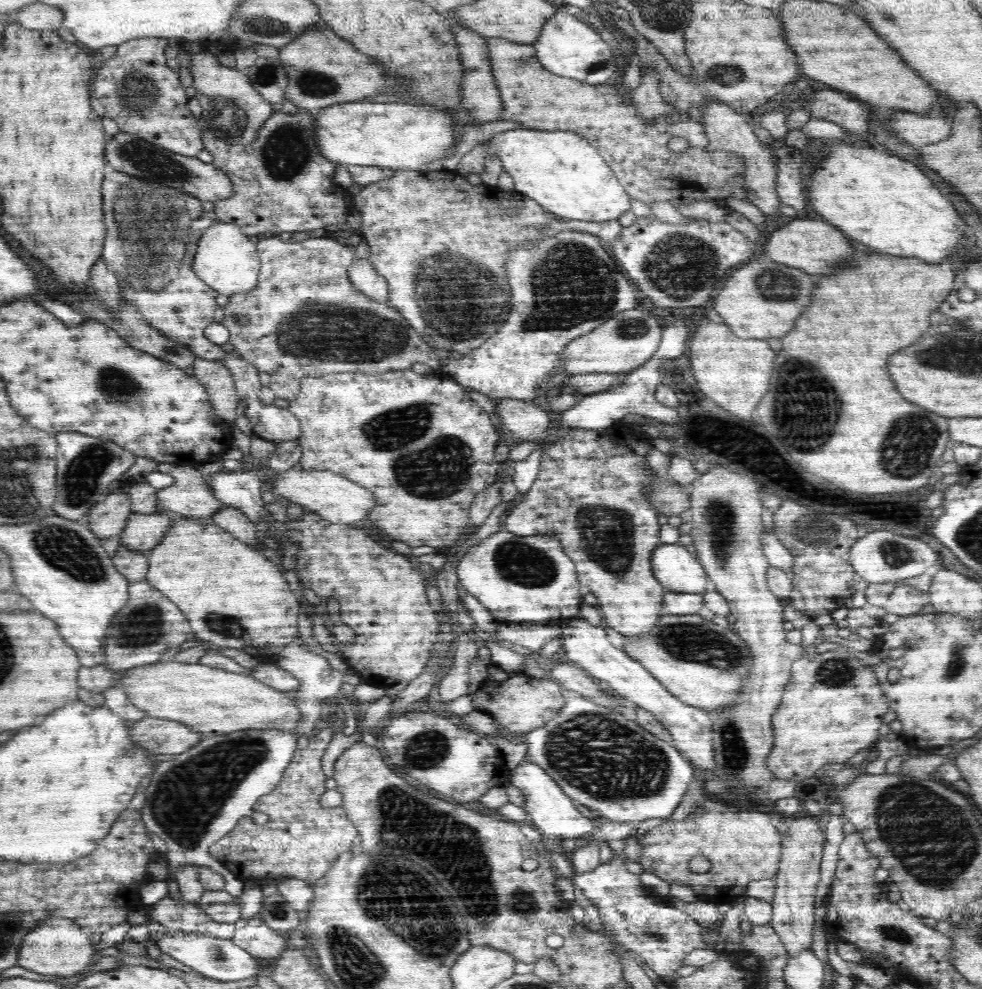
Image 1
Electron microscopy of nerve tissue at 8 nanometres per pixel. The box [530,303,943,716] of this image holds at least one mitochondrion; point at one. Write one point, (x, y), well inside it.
(806, 425)

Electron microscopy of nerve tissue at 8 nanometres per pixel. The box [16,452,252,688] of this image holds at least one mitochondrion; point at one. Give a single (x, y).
(64, 549)

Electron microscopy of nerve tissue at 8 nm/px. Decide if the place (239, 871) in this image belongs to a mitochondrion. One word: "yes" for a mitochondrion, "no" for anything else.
no

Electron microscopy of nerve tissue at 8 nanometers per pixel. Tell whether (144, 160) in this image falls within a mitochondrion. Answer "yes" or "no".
yes

